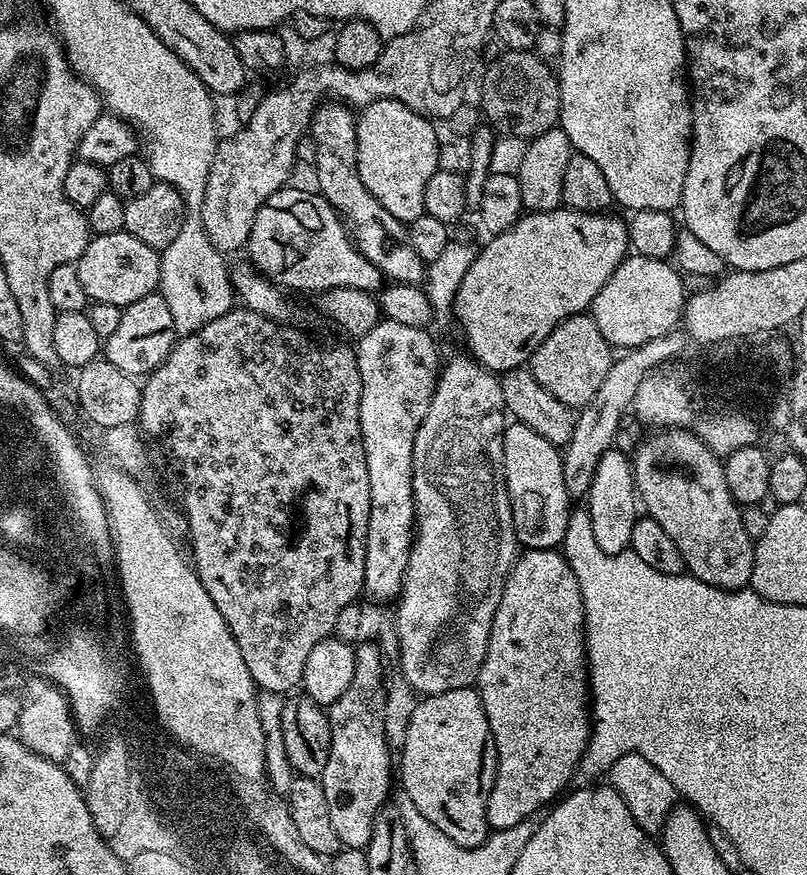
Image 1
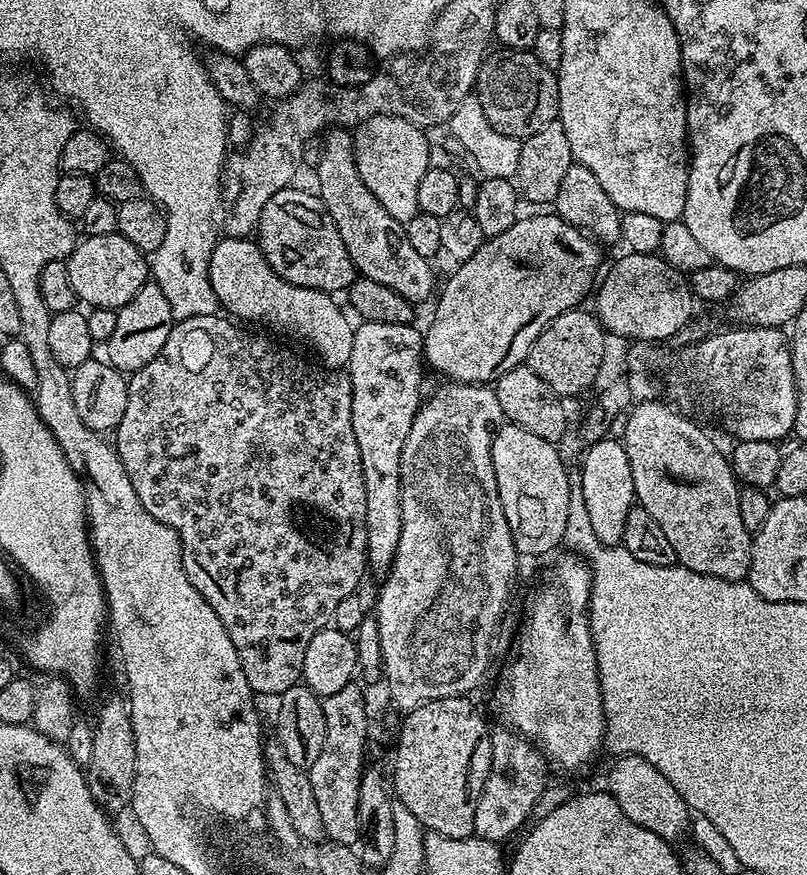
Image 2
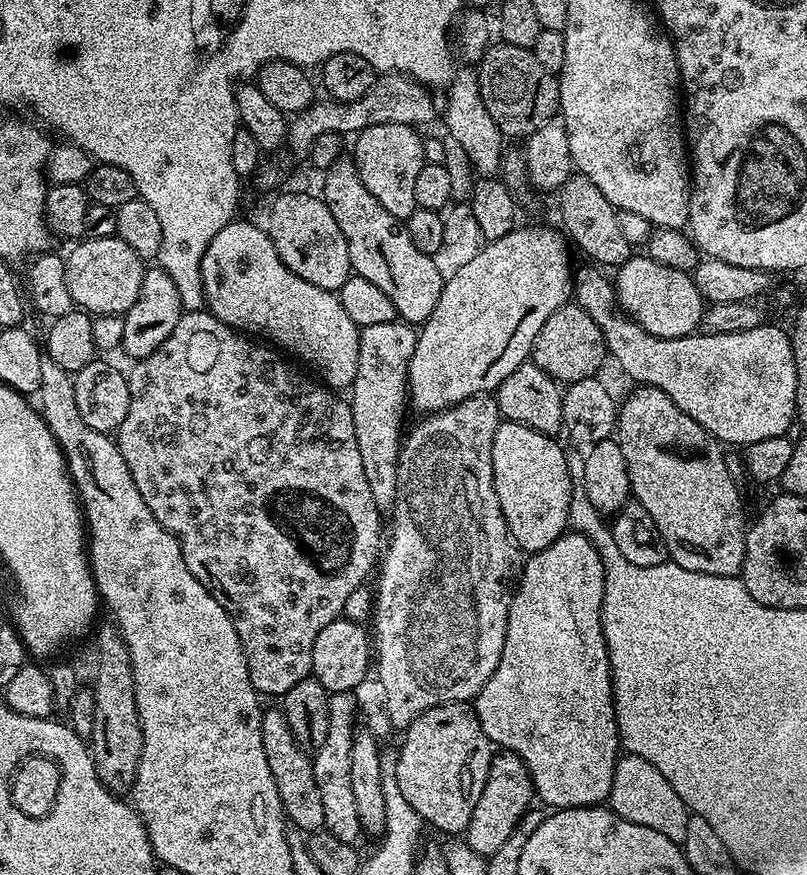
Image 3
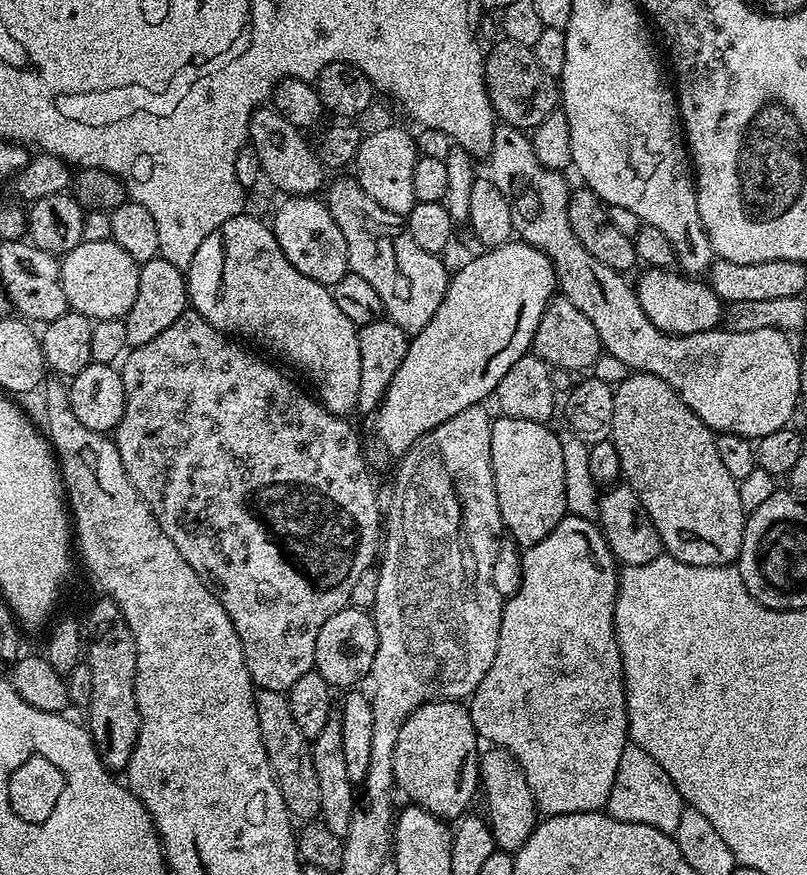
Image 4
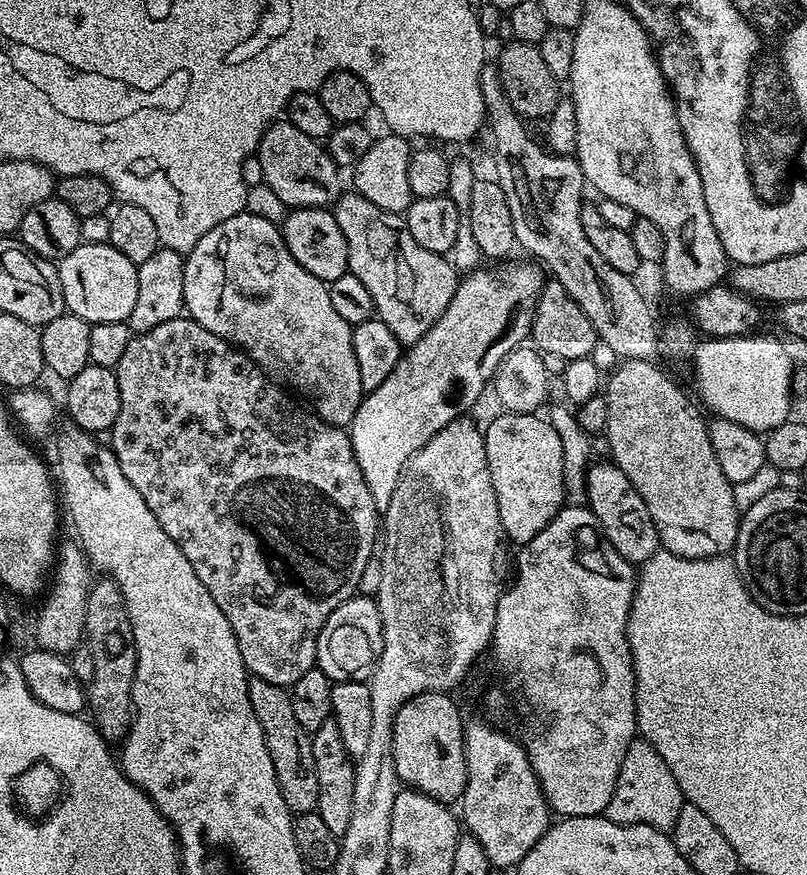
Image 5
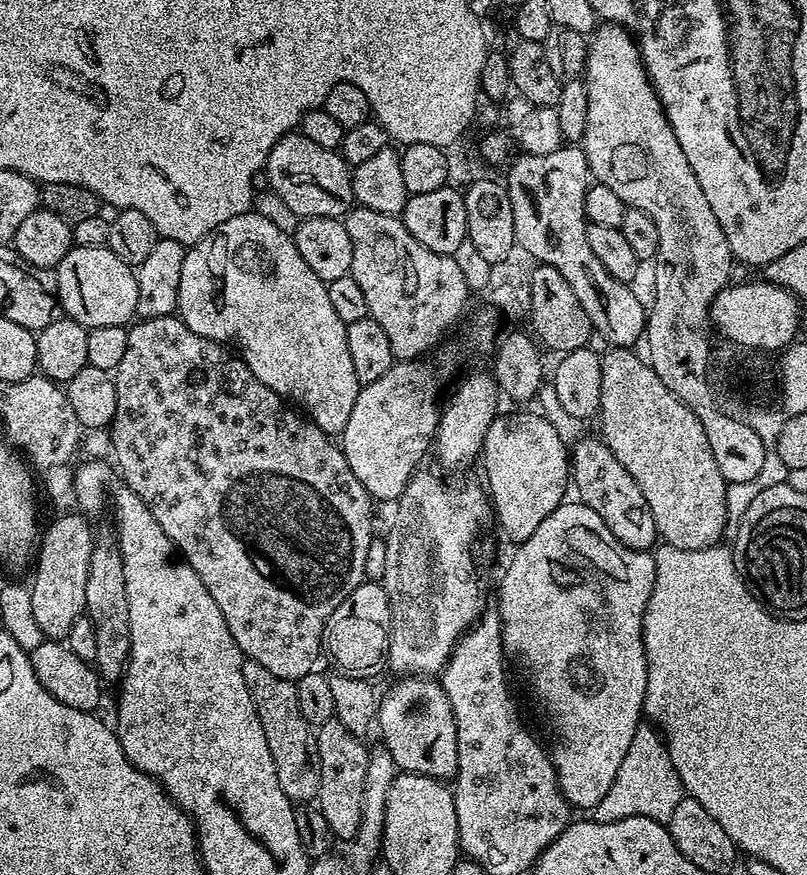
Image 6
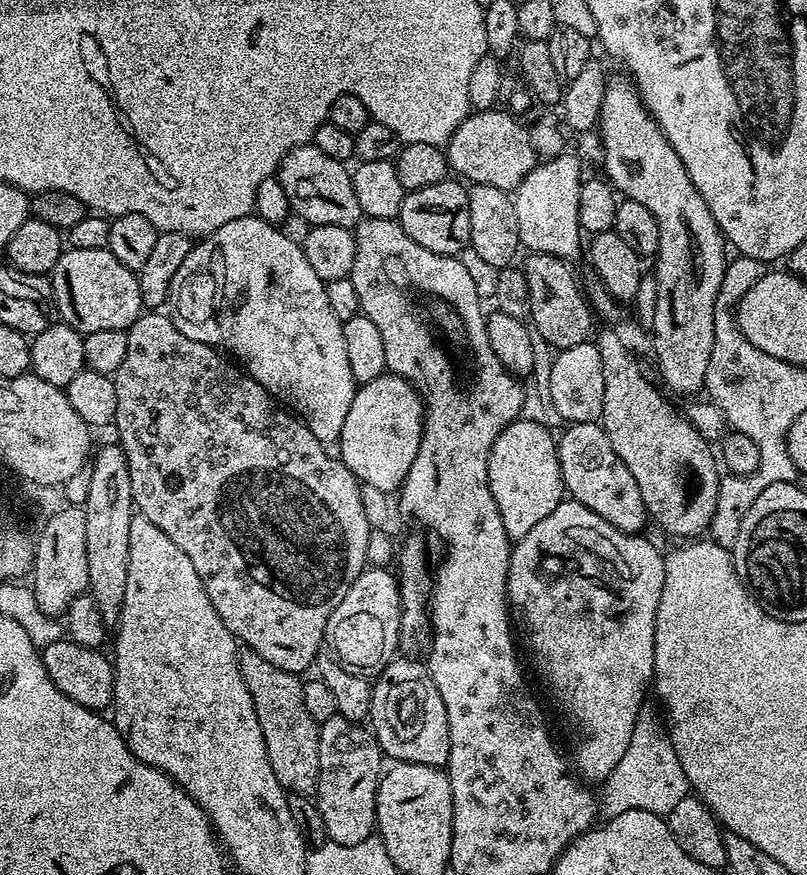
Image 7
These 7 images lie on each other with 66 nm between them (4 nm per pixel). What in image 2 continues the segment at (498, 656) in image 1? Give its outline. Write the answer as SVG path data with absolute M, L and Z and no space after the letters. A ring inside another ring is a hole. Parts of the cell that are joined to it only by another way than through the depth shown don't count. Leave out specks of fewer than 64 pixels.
M507 726L493 727L492 765L486 778L486 786L478 798L478 810L474 812L475 835L482 839L504 842L524 823L529 823L528 815L536 808L544 787L548 784L550 765L535 744L525 740L519 732Z

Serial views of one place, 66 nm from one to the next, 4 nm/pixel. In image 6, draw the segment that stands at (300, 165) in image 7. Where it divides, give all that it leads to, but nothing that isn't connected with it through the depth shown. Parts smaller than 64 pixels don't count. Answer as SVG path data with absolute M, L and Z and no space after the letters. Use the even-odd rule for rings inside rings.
M293 130L276 141L264 163L263 175L268 176L268 184L272 187L273 194L296 215L296 218L313 216L314 218L338 220L354 207L350 165L337 149L324 149L312 142L310 138L301 135L299 131Z

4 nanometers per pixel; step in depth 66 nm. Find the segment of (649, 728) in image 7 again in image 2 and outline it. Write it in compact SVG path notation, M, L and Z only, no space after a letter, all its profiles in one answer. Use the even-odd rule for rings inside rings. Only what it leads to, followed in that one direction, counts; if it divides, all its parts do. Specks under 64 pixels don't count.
M617 756L611 762L613 764L608 772L606 791L612 795L614 802L618 802L618 806L622 806L622 814L626 814L630 822L646 826L646 830L669 842L676 842L683 832L685 835L689 831L690 809L687 802L655 766L646 762L646 758Z

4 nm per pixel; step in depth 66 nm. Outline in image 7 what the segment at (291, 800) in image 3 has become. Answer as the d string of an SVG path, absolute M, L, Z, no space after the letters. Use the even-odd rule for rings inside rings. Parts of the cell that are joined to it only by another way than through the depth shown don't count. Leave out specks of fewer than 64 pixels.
M244 650L239 653L239 658L240 673L246 682L246 690L250 690L254 714L258 714L258 726L262 726L262 738L266 742L266 754L270 758L274 778L278 778L280 785L289 793L298 796L315 793L320 769L320 724L306 711L301 677L295 672L278 670L278 666L266 662L262 654Z

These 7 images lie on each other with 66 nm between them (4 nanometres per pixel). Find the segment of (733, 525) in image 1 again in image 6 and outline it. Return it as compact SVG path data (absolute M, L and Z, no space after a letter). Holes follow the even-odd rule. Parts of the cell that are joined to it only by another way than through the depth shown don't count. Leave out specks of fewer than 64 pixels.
M615 346L603 353L601 364L601 402L598 413L604 444L626 466L630 478L638 482L638 490L642 490L642 498L646 498L646 506L650 506L650 514L654 514L654 526L657 537L663 543L674 546L678 550L702 550L714 548L721 543L724 535L726 518L726 490L728 483L718 471L718 462L714 462L714 454L710 451L710 442L706 442L706 430L702 430L702 422L670 390L662 378L652 369L643 355L640 356L631 347Z

